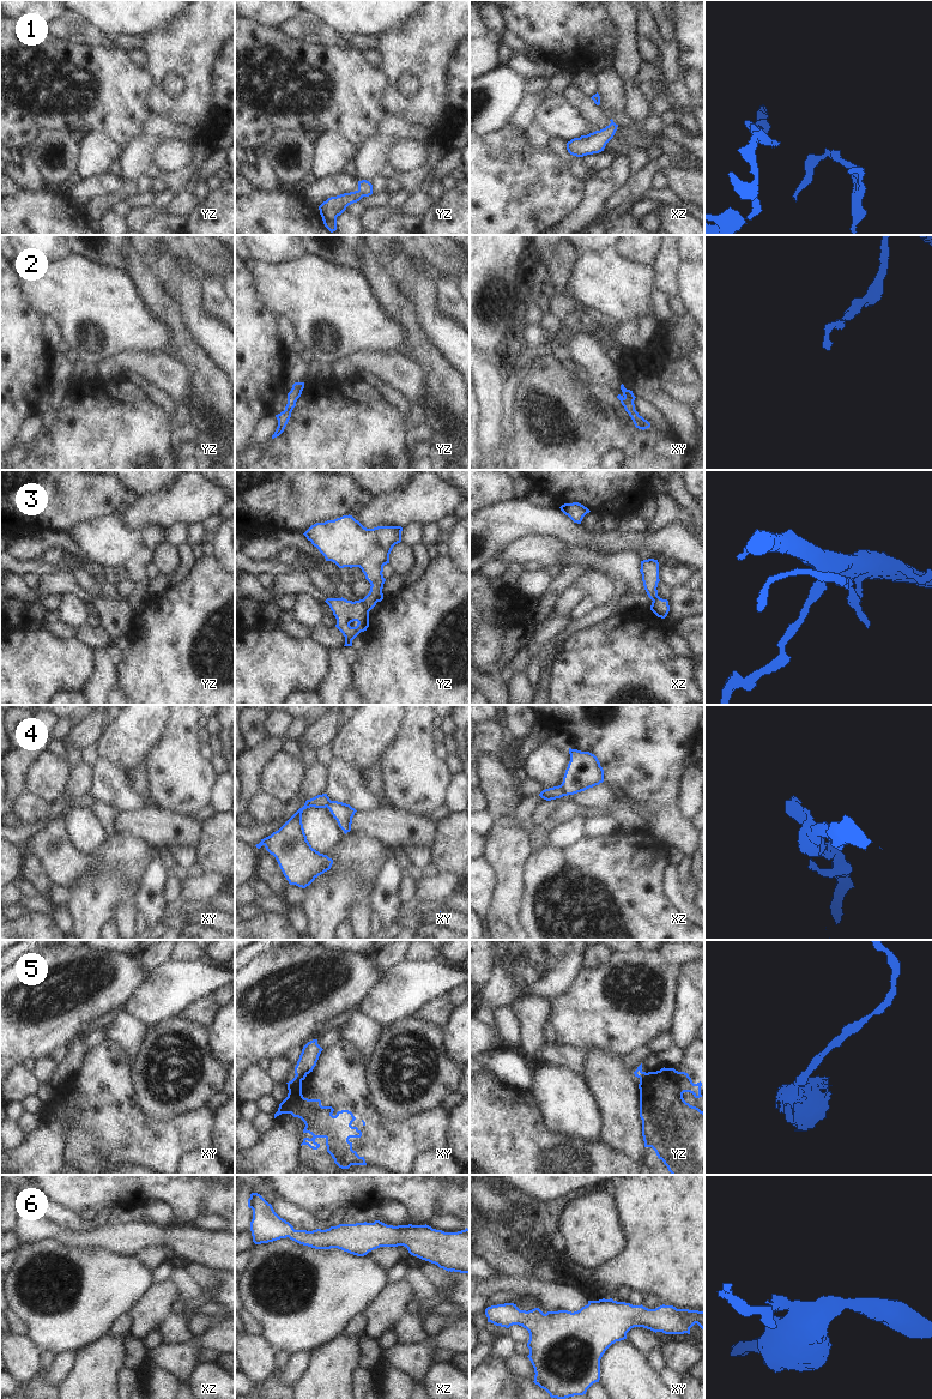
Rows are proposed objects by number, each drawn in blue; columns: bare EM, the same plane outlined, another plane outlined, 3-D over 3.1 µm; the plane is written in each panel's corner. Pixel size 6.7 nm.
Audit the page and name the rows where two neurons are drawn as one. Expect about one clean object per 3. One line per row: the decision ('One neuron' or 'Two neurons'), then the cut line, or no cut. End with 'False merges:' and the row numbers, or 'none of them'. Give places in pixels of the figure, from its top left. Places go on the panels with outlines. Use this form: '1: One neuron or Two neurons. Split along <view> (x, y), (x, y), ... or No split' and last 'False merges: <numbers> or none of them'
1: Two neurons. Split along yz (357, 191), (363, 196)
2: One neuron. No split
3: Two neurons. Split along yz (361, 599), (369, 610)
4: Two neurons. Split along xz (561, 784), (566, 795)
5: Two neurons. Split along xy (296, 1074), (304, 1077)
6: One neuron. No split
False merges: 1, 3, 4, 5.

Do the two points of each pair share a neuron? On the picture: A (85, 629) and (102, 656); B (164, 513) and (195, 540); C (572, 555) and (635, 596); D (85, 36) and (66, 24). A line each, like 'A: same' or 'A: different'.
A: different
B: different
C: same
D: same

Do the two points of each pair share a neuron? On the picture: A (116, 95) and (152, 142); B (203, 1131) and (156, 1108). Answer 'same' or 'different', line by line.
A: different
B: different

